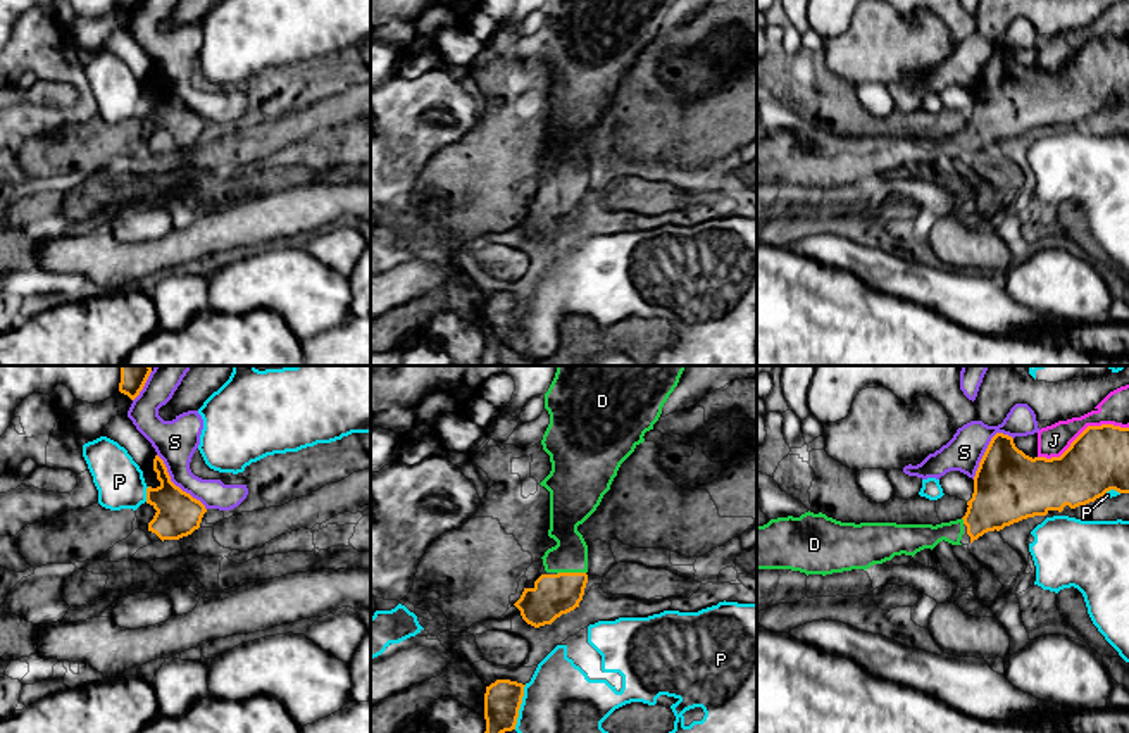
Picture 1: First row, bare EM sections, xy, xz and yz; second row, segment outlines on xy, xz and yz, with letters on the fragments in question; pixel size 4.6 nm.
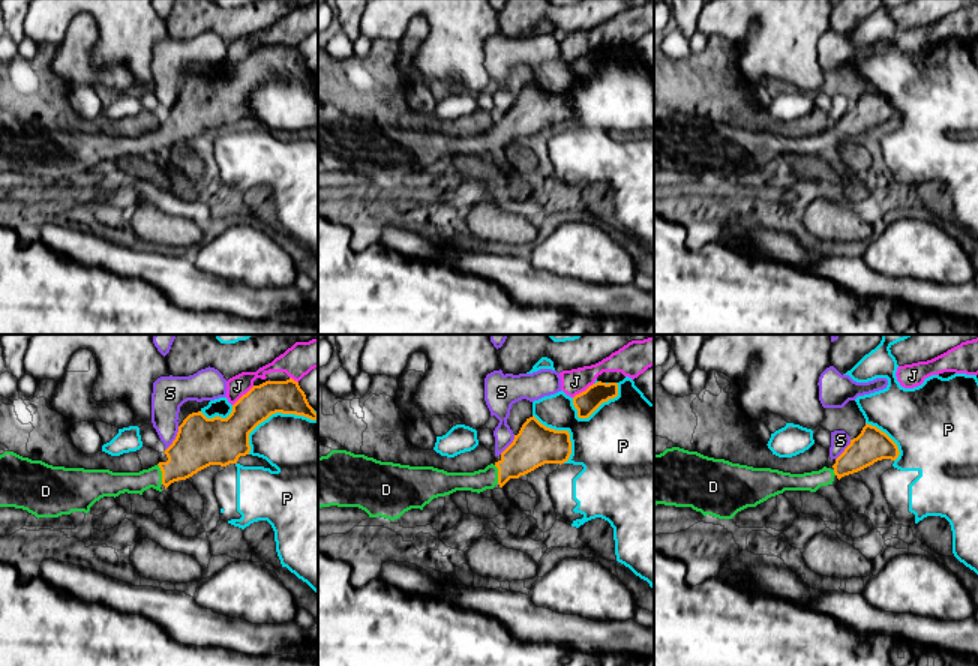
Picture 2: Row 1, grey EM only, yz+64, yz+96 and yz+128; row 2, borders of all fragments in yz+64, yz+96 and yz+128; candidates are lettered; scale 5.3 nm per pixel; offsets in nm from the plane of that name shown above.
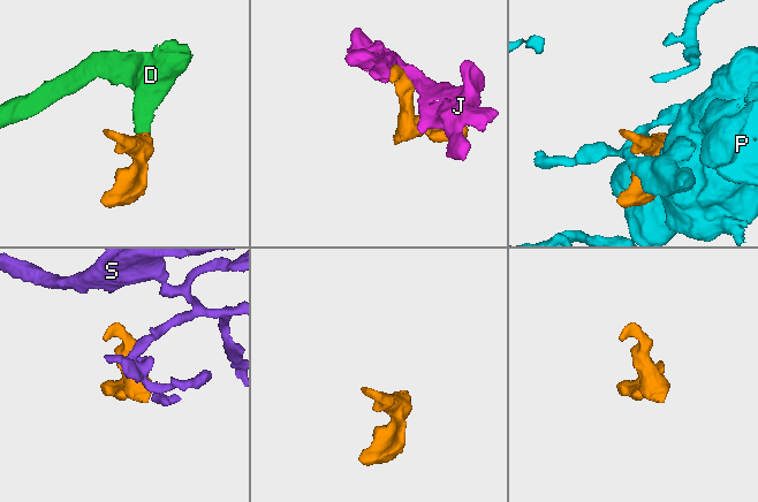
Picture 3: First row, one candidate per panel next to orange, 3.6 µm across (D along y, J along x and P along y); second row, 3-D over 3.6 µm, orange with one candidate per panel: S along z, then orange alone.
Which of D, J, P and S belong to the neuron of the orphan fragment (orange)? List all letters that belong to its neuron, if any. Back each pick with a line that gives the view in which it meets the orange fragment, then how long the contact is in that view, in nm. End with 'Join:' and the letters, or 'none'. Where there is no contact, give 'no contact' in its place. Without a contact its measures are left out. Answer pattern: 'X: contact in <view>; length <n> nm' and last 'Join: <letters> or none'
D: contact in xz; length 140 nm
Join: D

